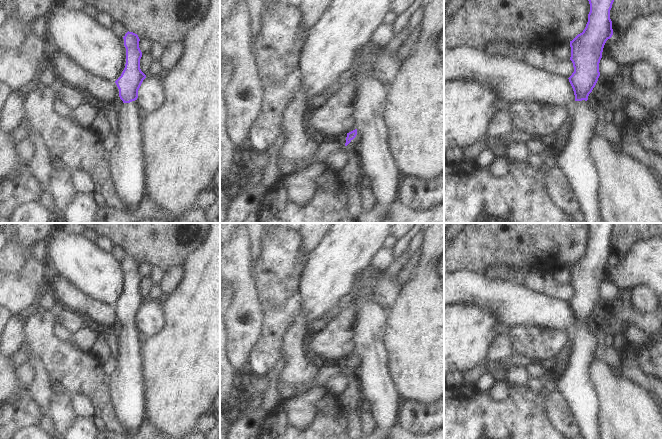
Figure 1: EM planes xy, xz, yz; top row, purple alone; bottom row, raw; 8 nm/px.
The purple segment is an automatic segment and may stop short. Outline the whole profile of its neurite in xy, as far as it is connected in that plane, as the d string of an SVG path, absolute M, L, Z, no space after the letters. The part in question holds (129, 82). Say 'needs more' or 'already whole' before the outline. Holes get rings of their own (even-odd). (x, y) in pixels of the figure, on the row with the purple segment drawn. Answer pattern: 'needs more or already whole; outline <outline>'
needs more; outline M128 31L123 39L126 48L126 64L121 76L115 81L123 104L119 113L119 130L116 134L118 142L112 150L112 172L120 196L127 204L126 210L135 212L139 209L148 191L148 170L144 152L144 120L139 116L140 104L137 102L138 90L146 75L140 69L142 52L139 48L138 35Z

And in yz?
needs more; outline M588 0L590 12L588 22L582 33L570 41L571 57L574 72L568 78L575 95L572 107L570 131L565 139L565 145L558 158L558 167L562 170L569 185L580 204L584 223L603 223L599 199L600 178L591 154L591 141L596 134L598 115L596 105L587 102L589 94L595 87L600 76L599 63L602 58L604 45L613 35L610 10L614 0Z

